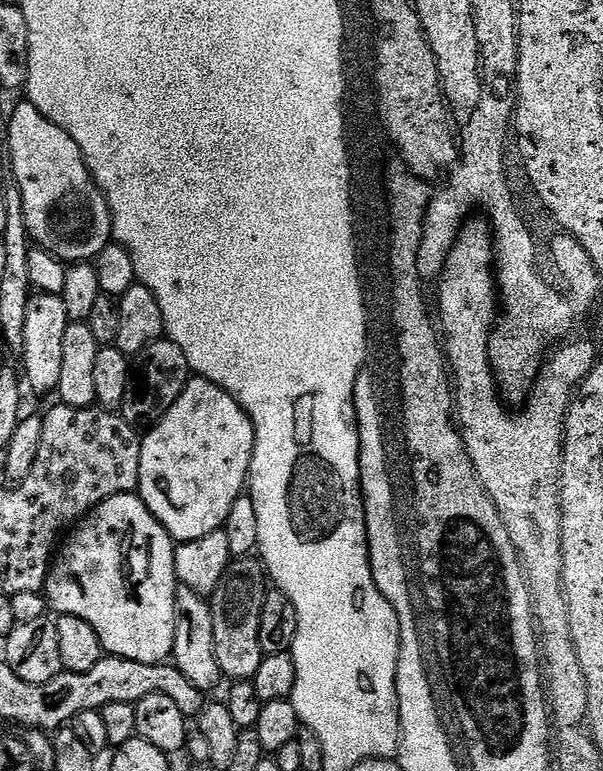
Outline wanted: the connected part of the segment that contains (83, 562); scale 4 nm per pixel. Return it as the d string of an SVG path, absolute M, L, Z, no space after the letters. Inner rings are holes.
M127 492L126 494L106 498L67 533L63 544L59 551L55 553L48 570L48 581L44 584L43 595L46 597L47 607L53 613L82 618L82 622L90 622L90 626L94 626L94 634L98 634L100 644L107 655L130 658L134 662L146 662L147 664L165 663L172 655L174 630L176 629L176 589L178 587L176 571L174 570L176 544L172 537L168 535L167 530L154 518L154 514L150 514L150 510L145 506L139 495Z

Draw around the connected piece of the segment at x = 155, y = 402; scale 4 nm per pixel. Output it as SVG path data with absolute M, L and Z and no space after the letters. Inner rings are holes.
M155 340L131 361L131 383L134 385L134 392L140 396L129 394L125 397L122 405L124 420L130 422L130 426L137 430L153 428L167 414L170 406L174 406L174 402L188 385L189 379L190 369L186 362L186 354L178 350L173 340Z

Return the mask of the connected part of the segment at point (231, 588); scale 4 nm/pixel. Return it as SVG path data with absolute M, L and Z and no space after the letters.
M251 555L233 559L222 582L210 597L214 618L214 650L218 666L229 681L252 680L265 654L260 641L262 606L270 591L270 577L261 561Z

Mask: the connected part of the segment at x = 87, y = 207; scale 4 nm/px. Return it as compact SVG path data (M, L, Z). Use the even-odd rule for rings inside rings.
M21 102L8 120L8 156L12 159L12 176L20 191L20 204L24 207L24 228L31 243L54 254L65 265L95 261L107 244L113 243L112 215L108 199L94 182L84 161L82 150L62 126L54 126L50 118L41 114L34 105Z

